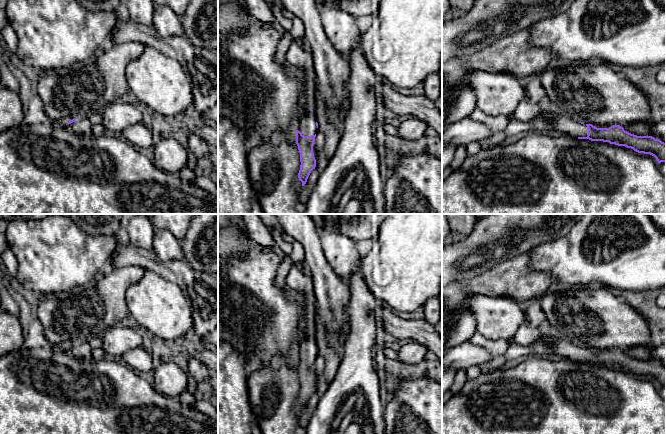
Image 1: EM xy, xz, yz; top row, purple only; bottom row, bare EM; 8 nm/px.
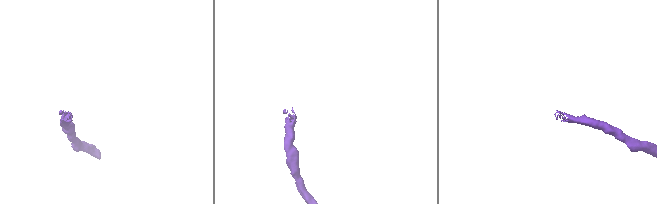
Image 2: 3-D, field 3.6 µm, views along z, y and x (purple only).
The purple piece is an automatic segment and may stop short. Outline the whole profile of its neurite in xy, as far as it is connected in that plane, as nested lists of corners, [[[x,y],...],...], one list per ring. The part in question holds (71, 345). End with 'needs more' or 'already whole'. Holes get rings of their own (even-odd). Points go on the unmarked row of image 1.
[[[87,341],[75,342],[68,346],[68,351],[76,358],[80,360],[91,360],[91,347]]] | needs more

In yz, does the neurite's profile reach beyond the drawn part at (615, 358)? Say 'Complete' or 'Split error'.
Split error

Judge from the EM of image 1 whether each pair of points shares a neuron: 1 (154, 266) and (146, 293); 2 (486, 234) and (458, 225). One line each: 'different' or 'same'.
1: different
2: different

